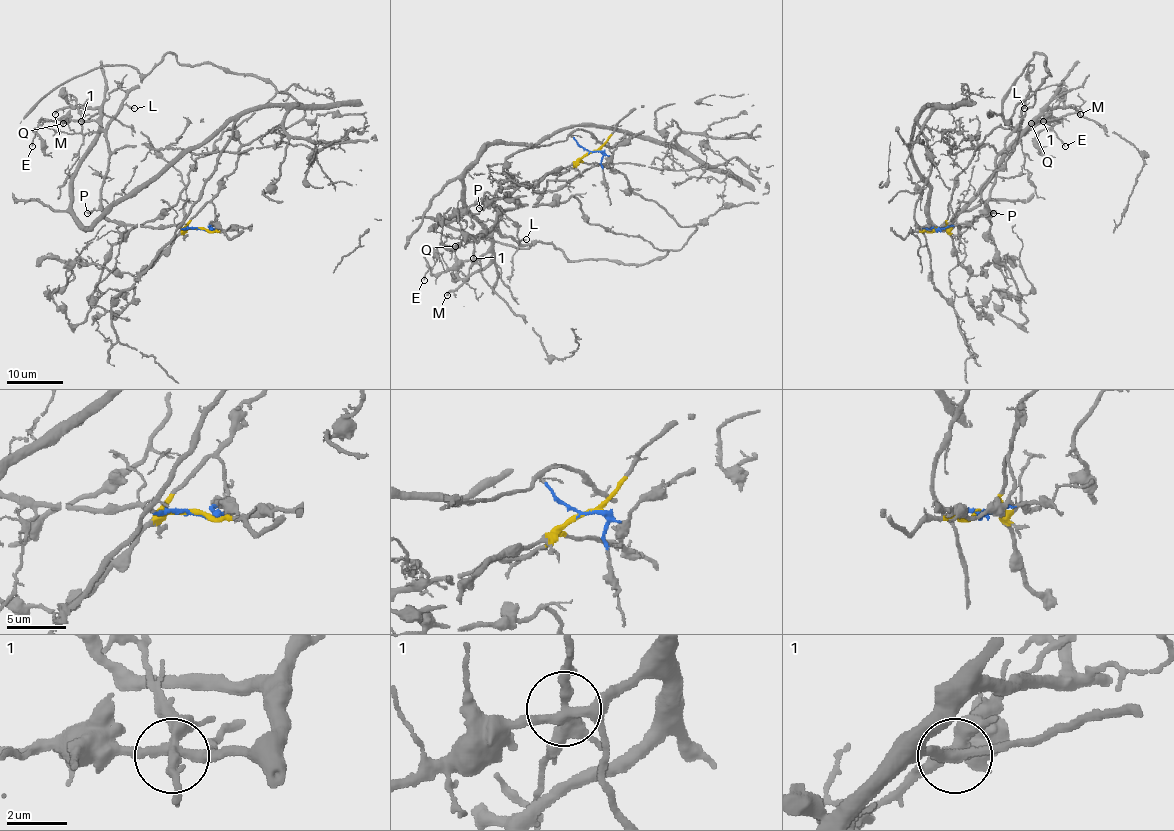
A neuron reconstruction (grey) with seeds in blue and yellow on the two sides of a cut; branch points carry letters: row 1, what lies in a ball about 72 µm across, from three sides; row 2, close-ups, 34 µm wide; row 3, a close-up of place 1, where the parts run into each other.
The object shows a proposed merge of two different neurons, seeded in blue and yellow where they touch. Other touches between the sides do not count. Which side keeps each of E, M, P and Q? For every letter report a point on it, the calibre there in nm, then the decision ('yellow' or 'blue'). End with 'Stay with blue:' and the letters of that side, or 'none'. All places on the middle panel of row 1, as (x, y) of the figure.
E: at (424, 280); 180 nm thick; blue
M: at (447, 295); 260 nm thick; blue
P: at (479, 208); 320 nm thick; yellow
Q: at (455, 246); 140 nm thick; blue
Stay with blue: E, M, Q

